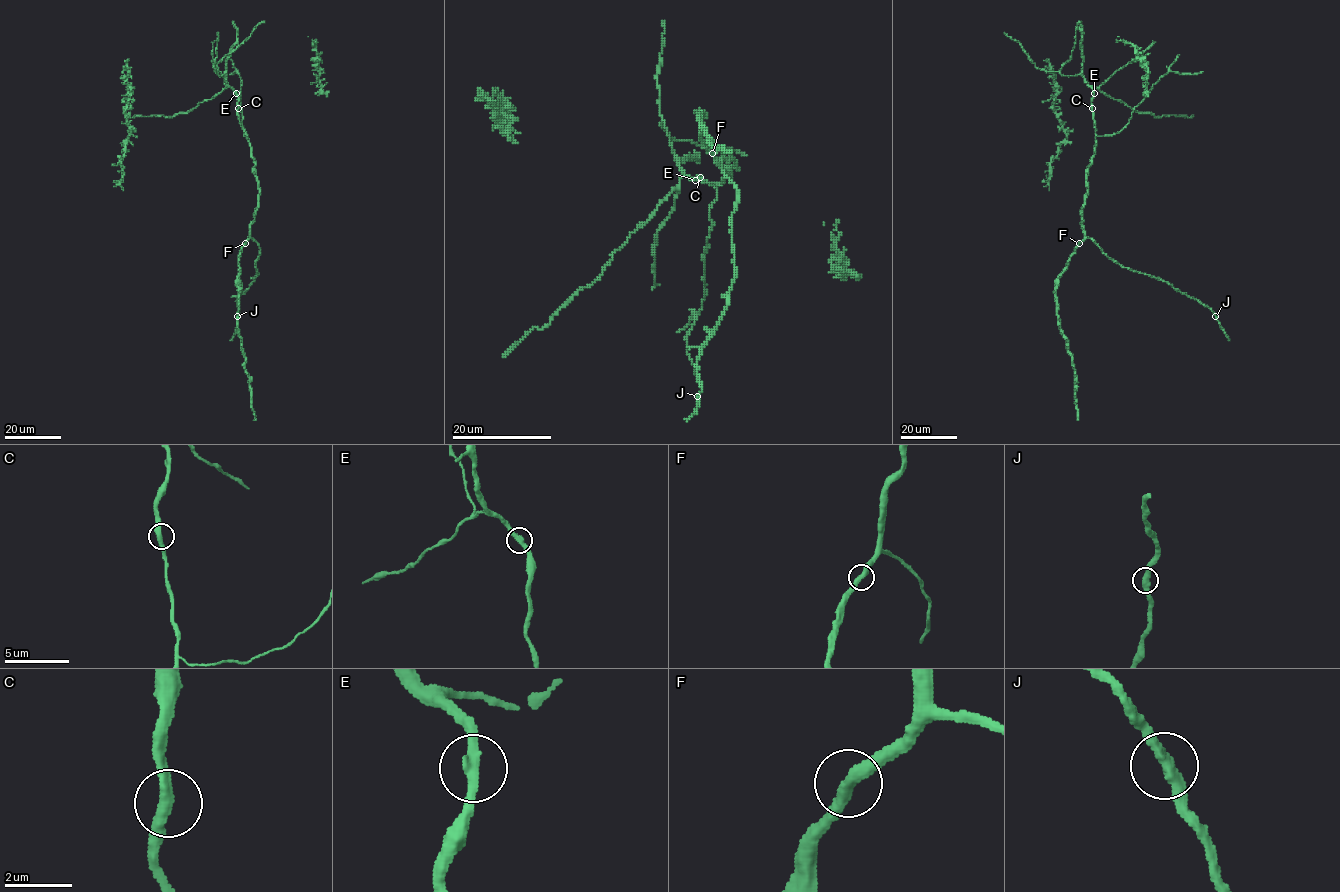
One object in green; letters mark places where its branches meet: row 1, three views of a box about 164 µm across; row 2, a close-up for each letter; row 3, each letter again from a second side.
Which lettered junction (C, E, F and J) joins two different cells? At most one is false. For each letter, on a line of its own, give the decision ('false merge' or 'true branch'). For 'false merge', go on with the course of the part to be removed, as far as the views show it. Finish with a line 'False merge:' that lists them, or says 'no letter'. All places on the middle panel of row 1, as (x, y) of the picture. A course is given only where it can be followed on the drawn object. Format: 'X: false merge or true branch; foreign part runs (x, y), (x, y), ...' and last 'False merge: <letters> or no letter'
C: true branch
E: true branch
F: true branch
J: true branch
False merge: no letter

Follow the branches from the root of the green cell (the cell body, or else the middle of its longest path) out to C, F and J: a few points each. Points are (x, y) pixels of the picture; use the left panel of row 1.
C: (246, 133), (238, 108)
F: (246, 133), (254, 163), (258, 205), (245, 243)
J: (246, 133), (258, 189), (249, 236), (258, 244), (260, 254), (256, 260), (258, 274), (237, 299), (237, 316)

